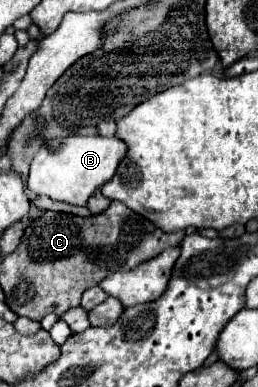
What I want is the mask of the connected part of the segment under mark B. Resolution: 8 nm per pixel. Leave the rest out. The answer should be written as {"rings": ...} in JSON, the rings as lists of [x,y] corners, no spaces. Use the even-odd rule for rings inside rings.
{"rings":[[[72,135],[72,137],[66,137],[66,141],[52,139],[52,141],[42,143],[38,153],[34,155],[26,183],[28,183],[28,189],[36,195],[46,195],[50,199],[66,201],[66,203],[72,203],[72,205],[86,205],[90,195],[98,187],[102,187],[106,181],[112,179],[112,175],[114,175],[114,171],[116,171],[116,167],[122,161],[124,155],[126,155],[126,143],[120,141],[118,137],[100,137],[100,135],[80,137],[80,135]]]}

